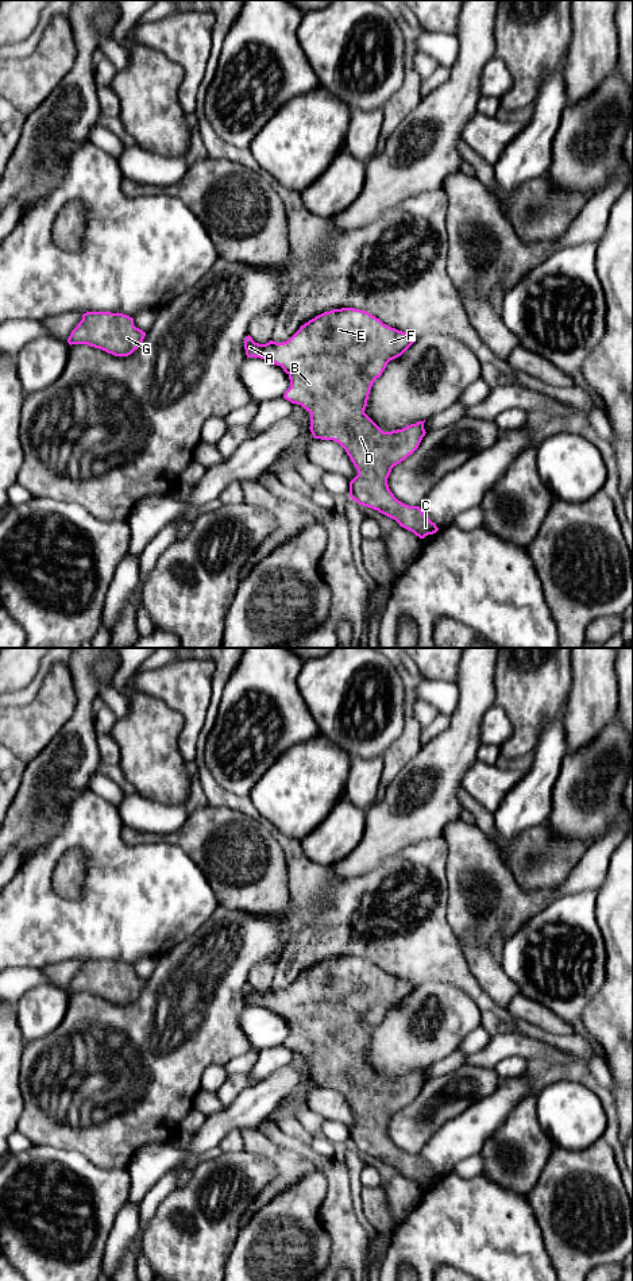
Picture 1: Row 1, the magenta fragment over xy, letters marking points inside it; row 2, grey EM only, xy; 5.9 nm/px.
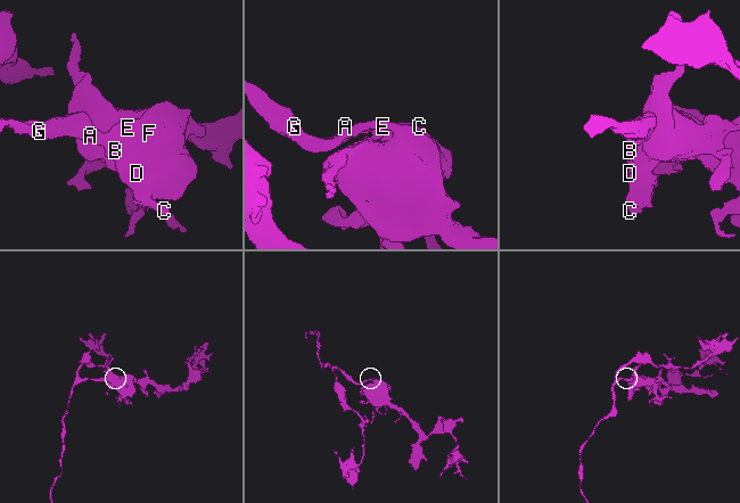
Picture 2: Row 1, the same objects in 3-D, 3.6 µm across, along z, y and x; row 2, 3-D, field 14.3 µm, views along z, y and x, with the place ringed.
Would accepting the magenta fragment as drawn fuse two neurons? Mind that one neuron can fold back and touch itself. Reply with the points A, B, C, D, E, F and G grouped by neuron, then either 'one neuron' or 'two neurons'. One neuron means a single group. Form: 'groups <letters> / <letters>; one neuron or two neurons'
groups A B C D E F G; one neuron

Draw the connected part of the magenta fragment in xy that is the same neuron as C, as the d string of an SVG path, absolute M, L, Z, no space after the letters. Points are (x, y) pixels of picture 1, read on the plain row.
M341 956L324 960L309 968L286 989L270 988L259 992L248 983L244 987L247 1006L266 1007L281 1014L289 1023L290 1035L283 1046L301 1053L310 1061L310 1080L314 1087L339 1091L358 1118L350 1130L350 1145L359 1153L378 1158L395 1168L400 1174L420 1187L439 1178L420 1154L398 1149L390 1139L387 1126L391 1116L412 1103L425 1084L424 1069L402 1077L383 1080L366 1061L373 1031L387 1011L401 1004L416 984L391 976L366 958Z

